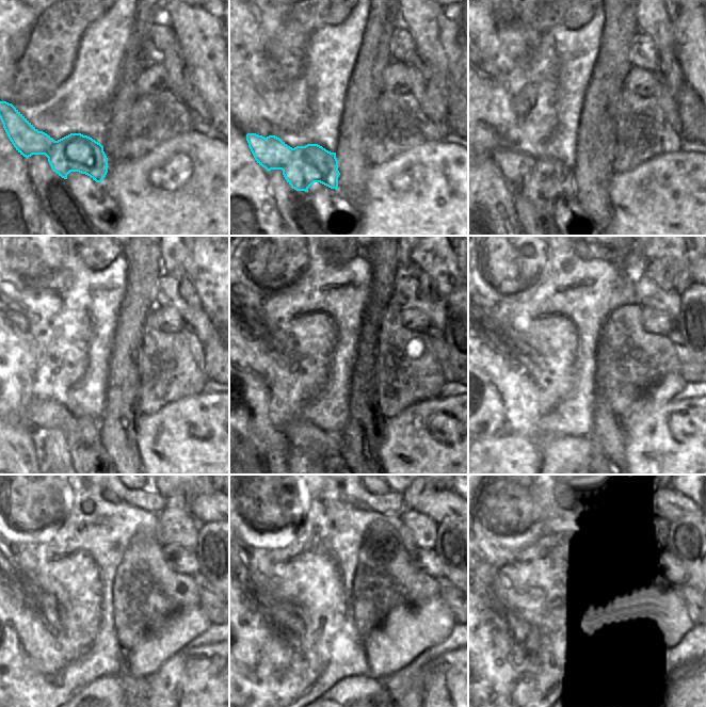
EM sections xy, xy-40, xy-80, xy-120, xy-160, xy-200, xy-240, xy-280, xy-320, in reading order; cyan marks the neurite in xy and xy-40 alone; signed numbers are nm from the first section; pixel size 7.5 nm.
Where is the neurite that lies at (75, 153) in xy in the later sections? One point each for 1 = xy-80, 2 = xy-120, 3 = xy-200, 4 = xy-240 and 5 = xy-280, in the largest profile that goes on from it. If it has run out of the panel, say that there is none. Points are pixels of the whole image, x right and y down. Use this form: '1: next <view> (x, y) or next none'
1: next xy-80 (548, 179)
2: next xy-120 (43, 415)
3: next xy-200 (561, 452)
4: next xy-240 (107, 691)
5: next xy-280 (357, 691)

